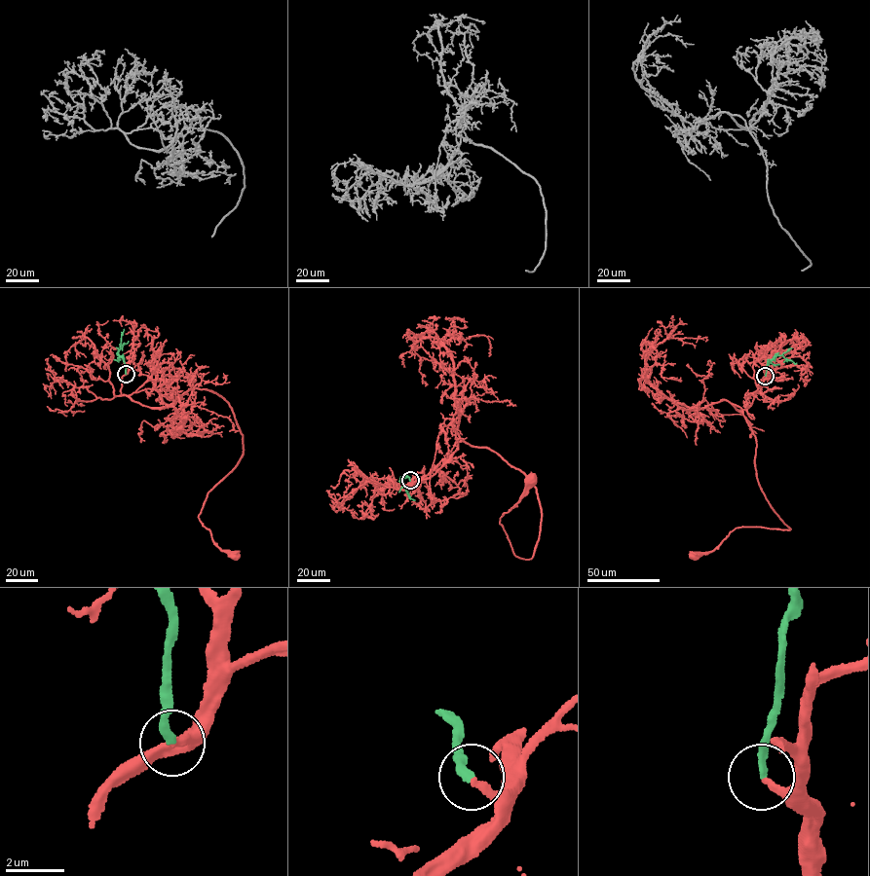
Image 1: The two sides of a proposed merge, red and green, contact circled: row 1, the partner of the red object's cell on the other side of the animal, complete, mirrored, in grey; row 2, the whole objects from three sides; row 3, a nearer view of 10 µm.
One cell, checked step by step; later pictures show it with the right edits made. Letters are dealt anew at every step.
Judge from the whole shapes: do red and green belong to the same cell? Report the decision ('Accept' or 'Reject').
Accept

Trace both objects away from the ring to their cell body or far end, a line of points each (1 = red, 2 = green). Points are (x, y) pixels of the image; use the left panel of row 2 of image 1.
1: (126, 374), (121, 394), (152, 408), (193, 388), (228, 403), (242, 456), (198, 517), (234, 556)
2: (126, 374), (124, 360), (118, 352), (120, 345), (128, 341)

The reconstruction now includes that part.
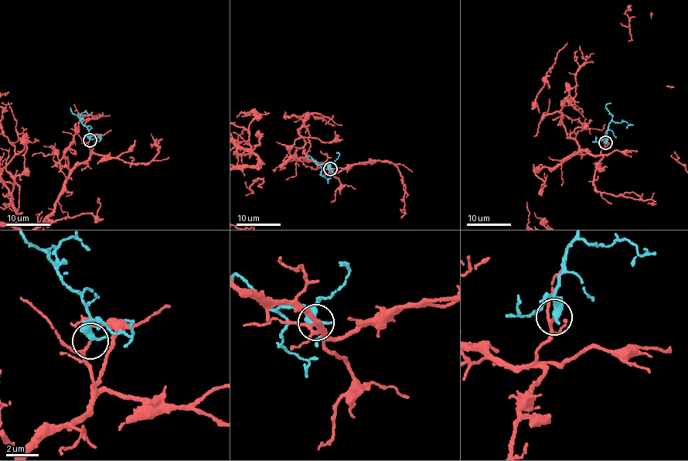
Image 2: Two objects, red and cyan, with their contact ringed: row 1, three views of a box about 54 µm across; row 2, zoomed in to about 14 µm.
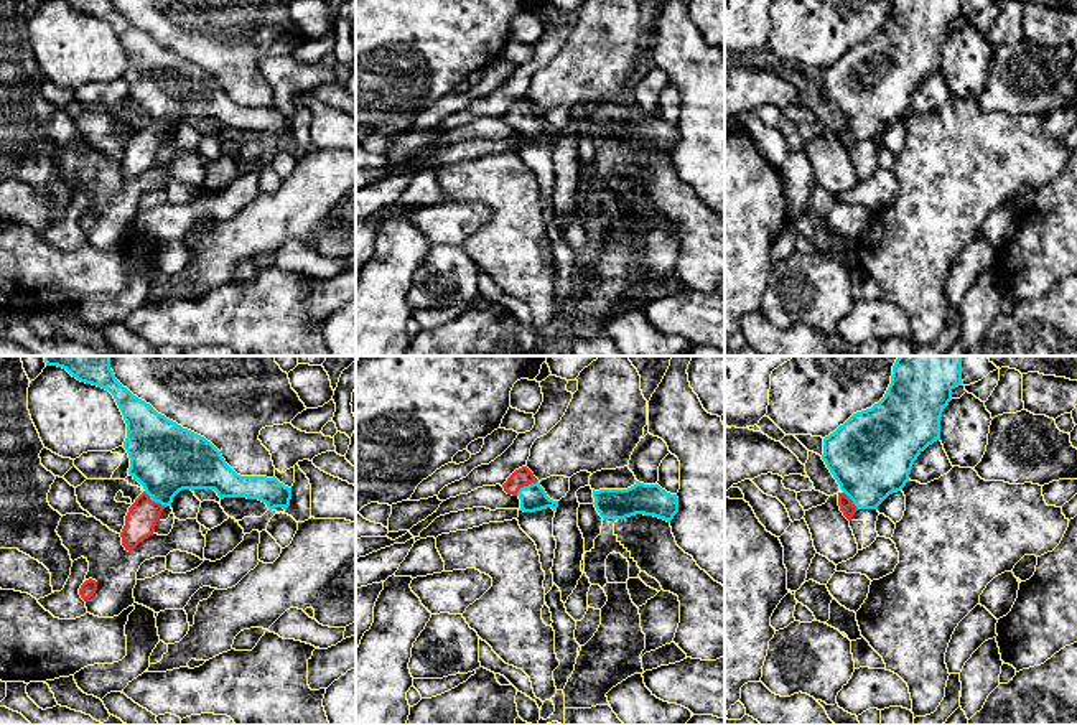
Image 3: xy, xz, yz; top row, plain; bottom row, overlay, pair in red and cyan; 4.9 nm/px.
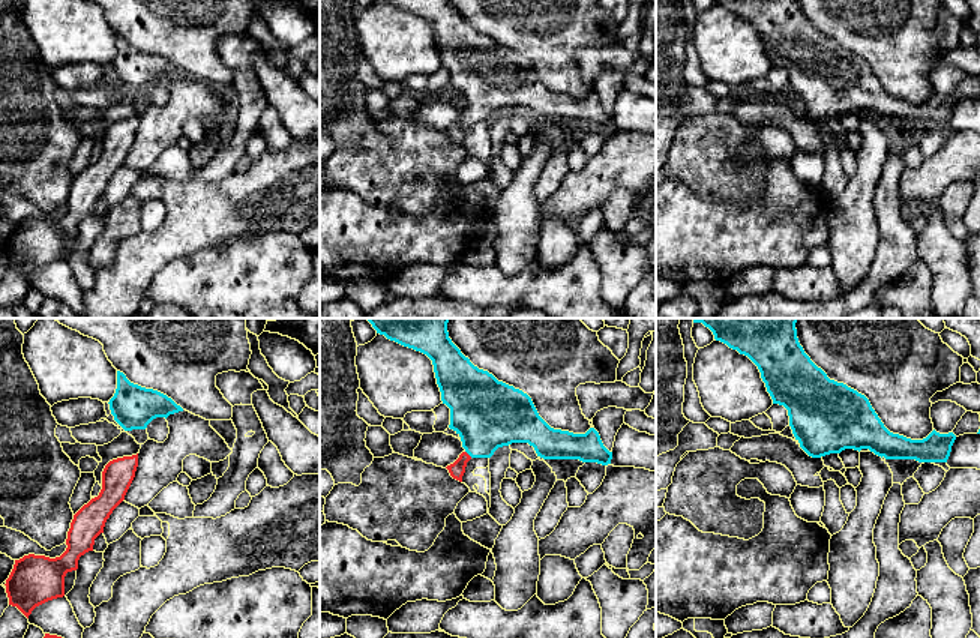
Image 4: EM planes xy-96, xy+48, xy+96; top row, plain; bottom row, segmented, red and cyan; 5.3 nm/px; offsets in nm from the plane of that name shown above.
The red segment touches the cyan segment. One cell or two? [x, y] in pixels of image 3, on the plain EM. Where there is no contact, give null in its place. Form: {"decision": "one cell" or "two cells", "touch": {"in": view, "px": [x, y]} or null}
{"decision": "one cell", "touch": {"in": "xz", "px": [526, 116]}}

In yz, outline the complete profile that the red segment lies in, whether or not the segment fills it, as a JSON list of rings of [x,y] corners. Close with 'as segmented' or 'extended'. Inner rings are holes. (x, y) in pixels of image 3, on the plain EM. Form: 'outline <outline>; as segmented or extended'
outline [[[893,0],[891,15],[884,28],[871,40],[853,44],[823,69],[822,91],[840,115],[838,137],[848,152],[858,140],[878,140],[889,125],[906,117],[917,87],[929,76],[940,71],[942,43],[952,31],[952,21],[962,15],[962,0]]]; extended

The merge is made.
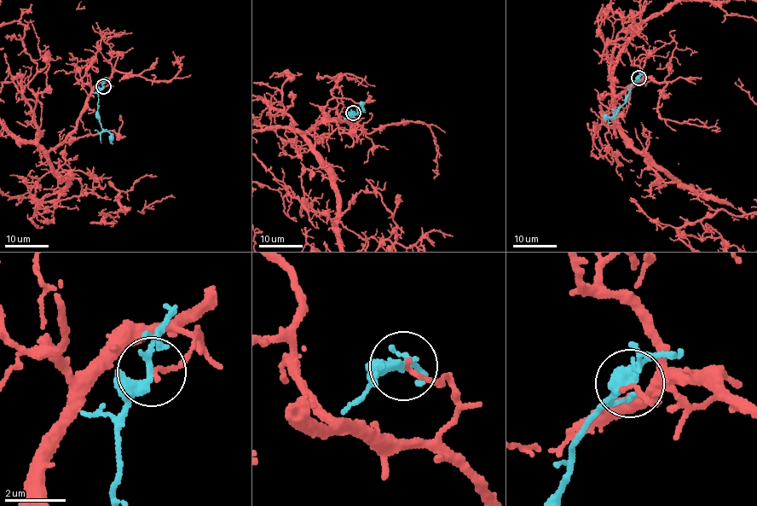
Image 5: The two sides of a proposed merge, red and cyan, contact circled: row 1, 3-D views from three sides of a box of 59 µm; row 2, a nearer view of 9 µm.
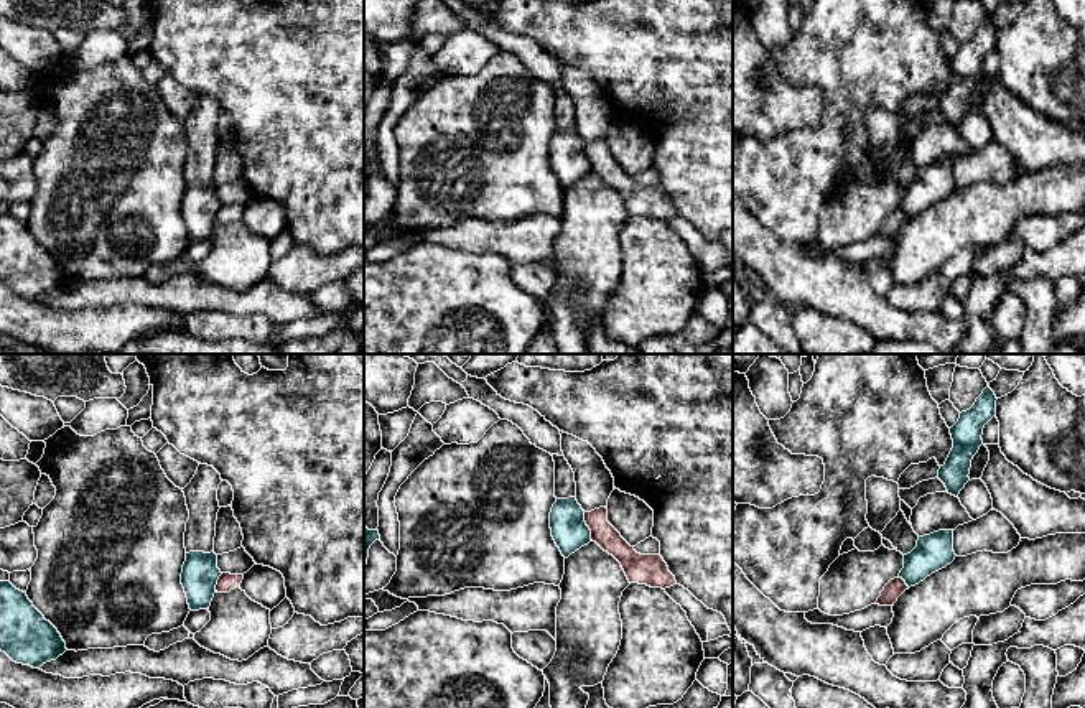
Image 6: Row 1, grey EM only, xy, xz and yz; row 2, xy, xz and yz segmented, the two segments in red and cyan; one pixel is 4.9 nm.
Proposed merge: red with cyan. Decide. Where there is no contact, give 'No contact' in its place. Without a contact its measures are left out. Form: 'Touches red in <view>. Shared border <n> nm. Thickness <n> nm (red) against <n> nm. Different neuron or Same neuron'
Touches red in xz. Shared border 140 nm. Thickness 110 nm (red) against 180 nm. Different neuron

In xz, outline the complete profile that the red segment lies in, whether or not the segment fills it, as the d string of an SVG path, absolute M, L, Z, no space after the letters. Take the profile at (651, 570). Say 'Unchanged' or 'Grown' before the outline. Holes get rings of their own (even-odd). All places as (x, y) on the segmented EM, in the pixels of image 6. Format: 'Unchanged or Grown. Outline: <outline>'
Unchanged. Outline: M606 507L584 512L584 522L591 530L591 540L621 563L629 583L662 589L677 585L675 576L668 571L660 555L640 555L621 537L608 522Z

